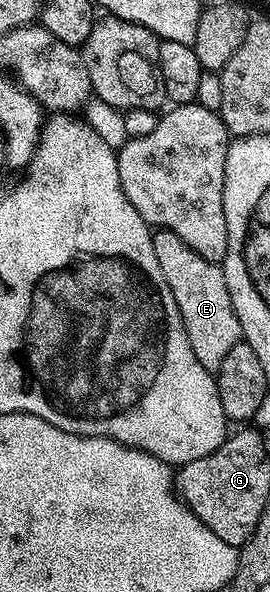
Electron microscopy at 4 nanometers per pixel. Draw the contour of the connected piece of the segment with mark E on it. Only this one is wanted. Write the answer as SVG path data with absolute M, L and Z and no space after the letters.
M164 229L153 231L153 244L163 281L167 281L167 289L171 289L175 305L179 305L179 317L183 317L187 341L191 341L191 349L199 365L215 373L219 365L223 365L231 345L243 339L239 317L235 317L235 309L231 305L231 293L227 293L224 266L199 257L199 253L195 253L195 249L187 246L179 236Z

